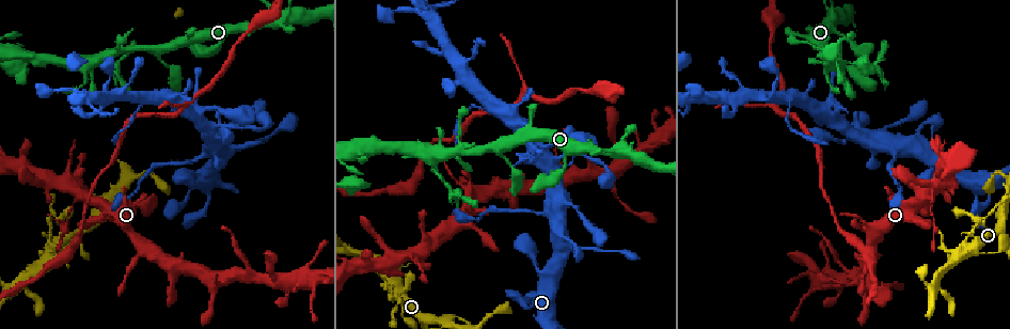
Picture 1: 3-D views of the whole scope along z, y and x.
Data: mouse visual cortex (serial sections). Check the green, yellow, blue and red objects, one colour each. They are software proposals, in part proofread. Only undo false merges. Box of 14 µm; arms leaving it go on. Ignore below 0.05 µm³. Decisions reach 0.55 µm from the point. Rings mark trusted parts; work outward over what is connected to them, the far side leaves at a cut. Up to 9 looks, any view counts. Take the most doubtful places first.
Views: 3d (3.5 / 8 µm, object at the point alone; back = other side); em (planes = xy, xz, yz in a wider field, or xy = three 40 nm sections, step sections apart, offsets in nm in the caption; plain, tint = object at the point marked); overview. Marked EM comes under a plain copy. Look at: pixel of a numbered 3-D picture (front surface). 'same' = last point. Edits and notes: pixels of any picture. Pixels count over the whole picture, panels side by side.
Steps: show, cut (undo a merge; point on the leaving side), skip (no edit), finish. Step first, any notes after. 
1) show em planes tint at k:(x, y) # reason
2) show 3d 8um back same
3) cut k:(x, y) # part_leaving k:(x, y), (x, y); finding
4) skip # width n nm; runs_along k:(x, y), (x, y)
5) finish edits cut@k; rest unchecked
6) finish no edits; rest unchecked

show 3d 3.5um at 1:(486, 104) # branch point

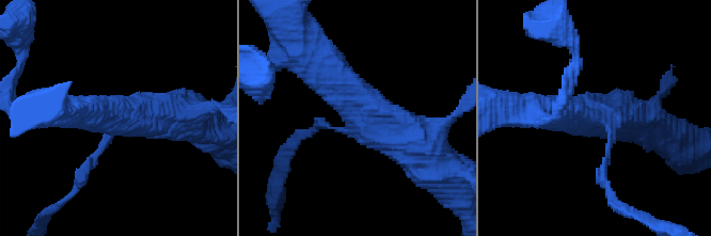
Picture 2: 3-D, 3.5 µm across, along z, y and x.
skip # arm_widths 100, 500, 600 nm; runs_along 2:(431, 155), (316, 62); all the same cell

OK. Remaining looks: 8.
show 3d 3.5um at 1:(274, 22) # abrupt turn

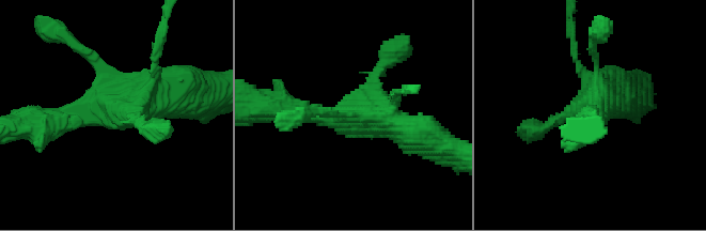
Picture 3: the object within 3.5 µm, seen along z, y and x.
show em xy step 2 tint at 3:(108, 101) # shape alone is not enough

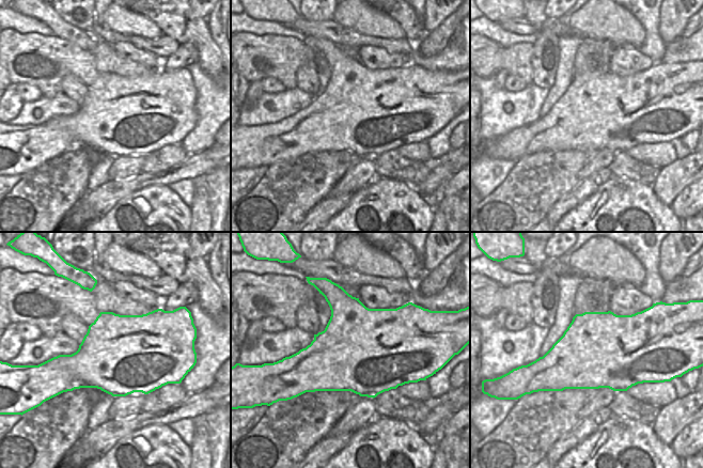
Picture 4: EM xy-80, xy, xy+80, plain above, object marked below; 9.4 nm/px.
skip # runs_along 3:(301, 113), (380, 117), (433, 141); one cell here

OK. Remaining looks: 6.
show 3d 3.5um at 1:(467, 194) # calibre changes

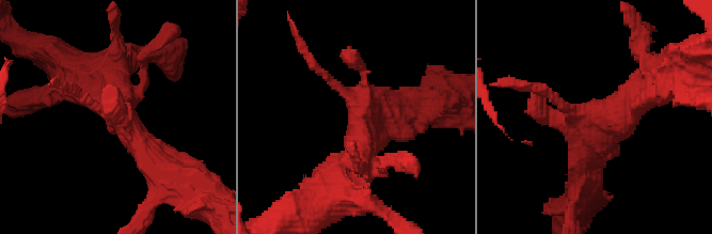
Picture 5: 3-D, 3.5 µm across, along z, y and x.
show em xy step 1 tint at 5:(362, 109)

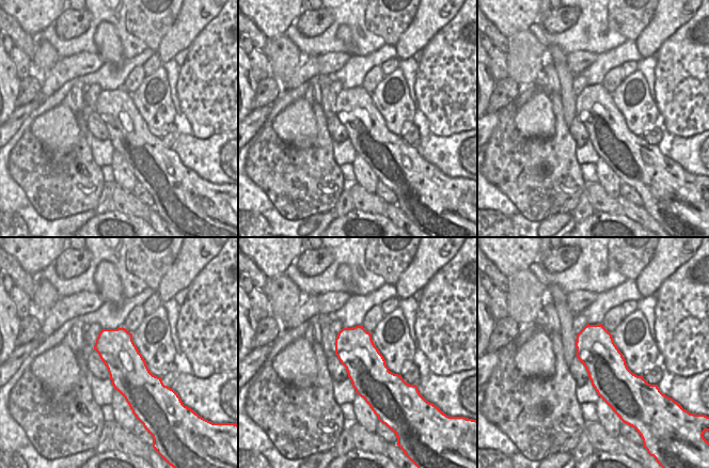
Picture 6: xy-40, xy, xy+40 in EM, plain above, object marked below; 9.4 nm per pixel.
skip # width 380 nm; runs_along 5:(352, 165), (366, 126), (362, 69), (349, 58); one cell here

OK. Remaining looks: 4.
show 3d 3.5um back at 1:(532, 137) # arms part here

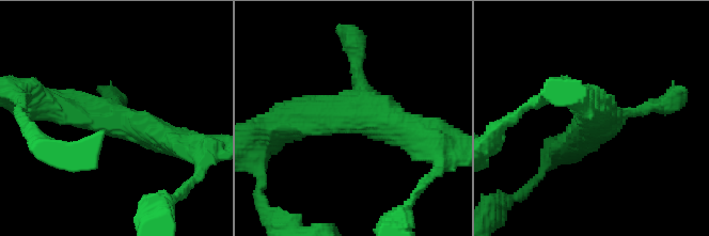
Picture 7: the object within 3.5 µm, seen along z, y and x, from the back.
show em xy step 5 tint at 7:(115, 118) # need the tissue

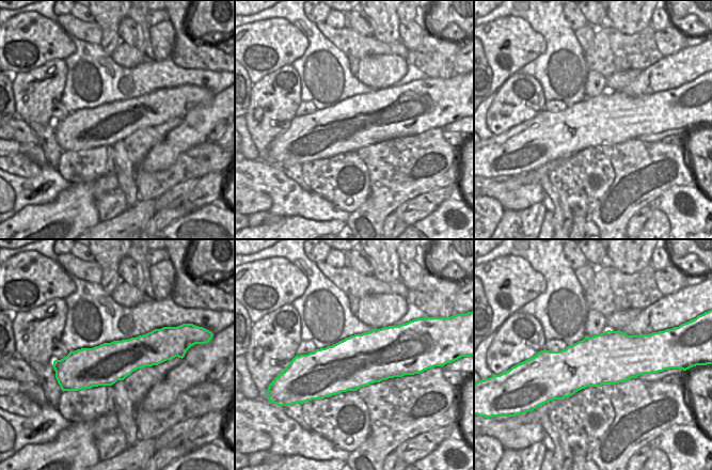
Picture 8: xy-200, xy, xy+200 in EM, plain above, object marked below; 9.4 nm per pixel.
skip # runs_along 7:(47, 104), (99, 113), (178, 142); one cell here

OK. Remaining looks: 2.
finish no edits; rest unchecked

